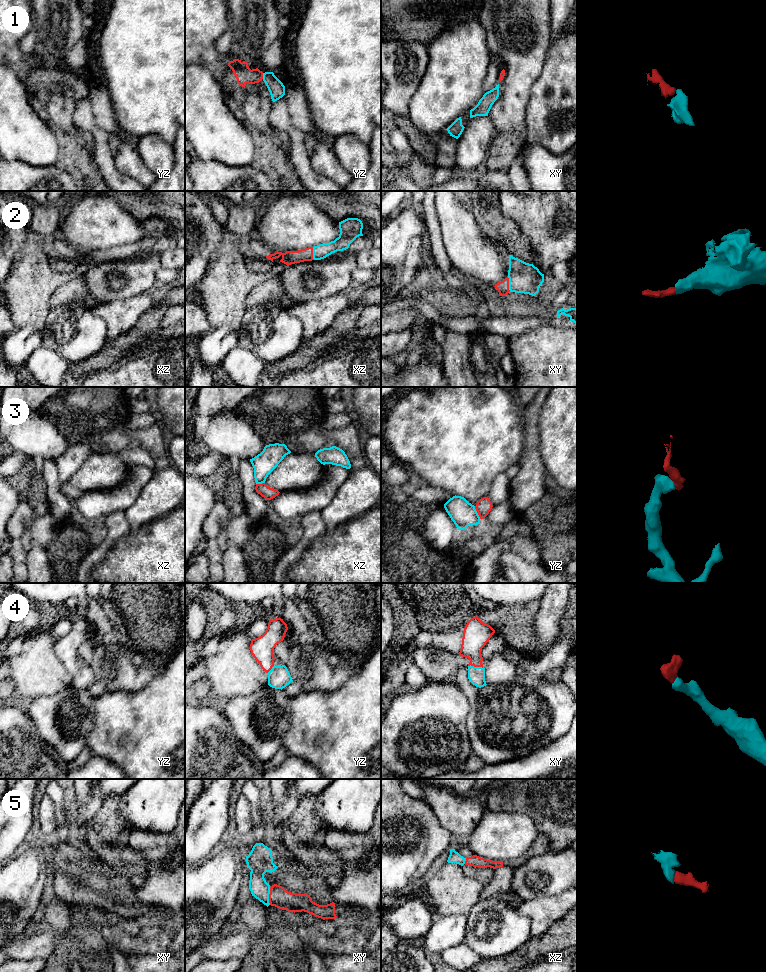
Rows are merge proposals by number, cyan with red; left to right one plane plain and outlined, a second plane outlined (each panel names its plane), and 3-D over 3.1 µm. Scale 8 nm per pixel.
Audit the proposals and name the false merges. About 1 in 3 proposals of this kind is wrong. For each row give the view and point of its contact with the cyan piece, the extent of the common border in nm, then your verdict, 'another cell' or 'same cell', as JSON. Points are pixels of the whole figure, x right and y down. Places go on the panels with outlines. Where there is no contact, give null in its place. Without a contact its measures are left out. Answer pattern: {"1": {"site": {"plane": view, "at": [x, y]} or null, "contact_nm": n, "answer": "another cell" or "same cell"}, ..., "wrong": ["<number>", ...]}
{"1": {"site": {"plane": "yz", "at": [263, 76]}, "contact_nm": 50, "answer": "same cell"}, "2": {"site": {"plane": "xy", "at": [509, 284]}, "contact_nm": 130, "answer": "same cell"}, "3": {"site": {"plane": "yz", "at": [476, 512]}, "contact_nm": 120, "answer": "another cell"}, "4": {"site": {"plane": "xy", "at": [476, 667]}, "contact_nm": 130, "answer": "same cell"}, "5": {"site": {"plane": "xy", "at": [268, 896]}, "contact_nm": 140, "answer": "same cell"}, "wrong": ["3"]}

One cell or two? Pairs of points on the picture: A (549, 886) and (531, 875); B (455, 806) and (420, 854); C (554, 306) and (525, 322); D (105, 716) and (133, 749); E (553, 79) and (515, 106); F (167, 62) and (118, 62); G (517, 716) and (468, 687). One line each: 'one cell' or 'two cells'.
A: one cell
B: two cells
C: one cell
D: one cell
E: two cells
F: one cell
G: one cell

